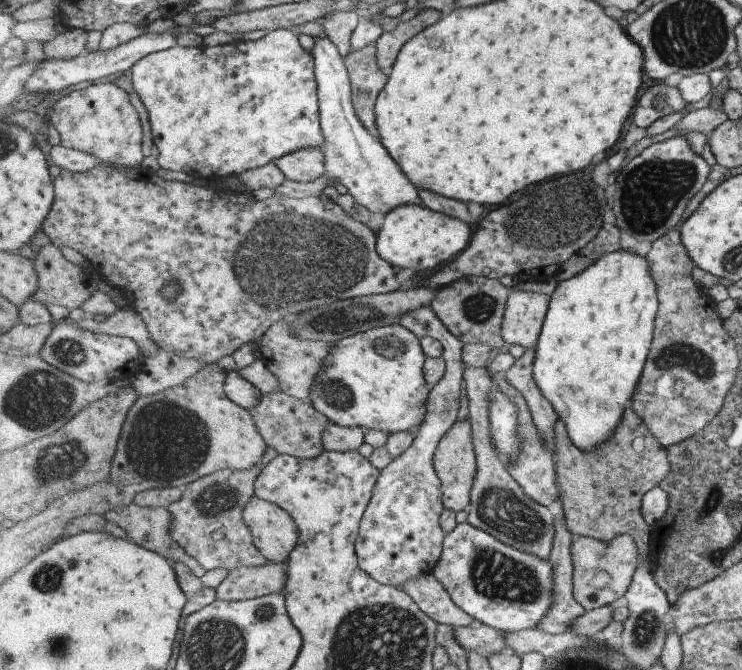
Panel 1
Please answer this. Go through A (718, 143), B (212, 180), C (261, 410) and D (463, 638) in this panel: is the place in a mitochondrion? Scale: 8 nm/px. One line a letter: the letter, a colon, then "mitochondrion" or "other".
A: other
B: other
C: other
D: other

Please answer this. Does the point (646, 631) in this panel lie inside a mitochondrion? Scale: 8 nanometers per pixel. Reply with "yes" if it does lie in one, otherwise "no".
yes

